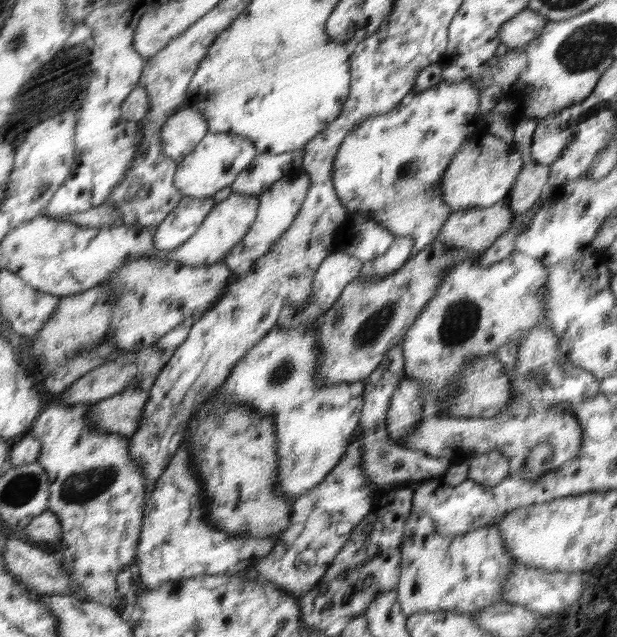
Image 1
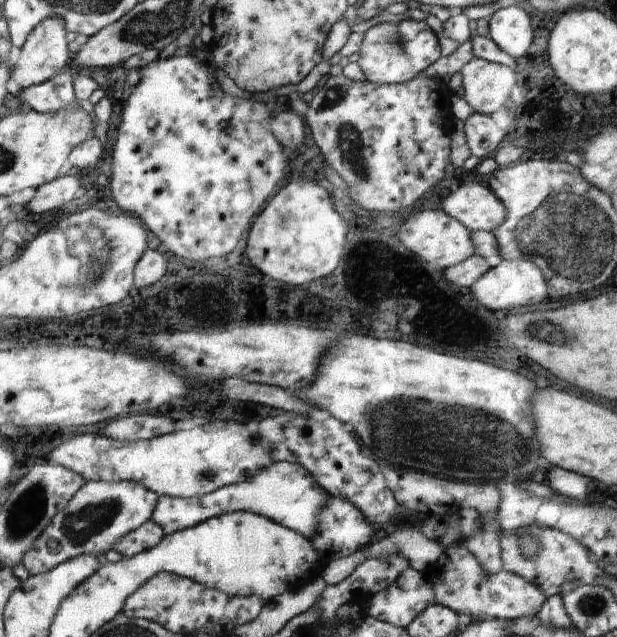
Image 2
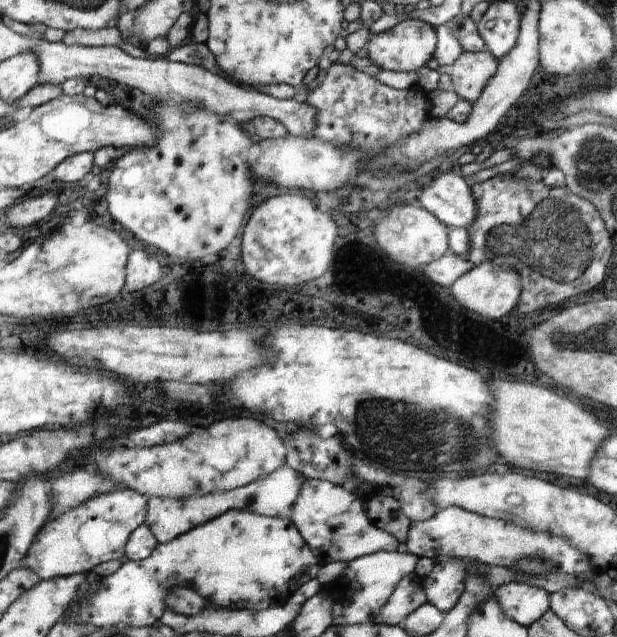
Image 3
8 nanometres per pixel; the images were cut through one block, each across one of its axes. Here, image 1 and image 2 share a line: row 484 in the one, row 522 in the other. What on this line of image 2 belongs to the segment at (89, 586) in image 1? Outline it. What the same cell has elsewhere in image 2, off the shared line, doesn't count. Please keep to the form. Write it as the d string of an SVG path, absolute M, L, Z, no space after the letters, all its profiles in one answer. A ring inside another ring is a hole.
M85 481L66 510L59 512L44 534L26 553L23 565L32 575L41 575L82 555L104 554L117 541L152 518L159 500L153 490L132 481Z

